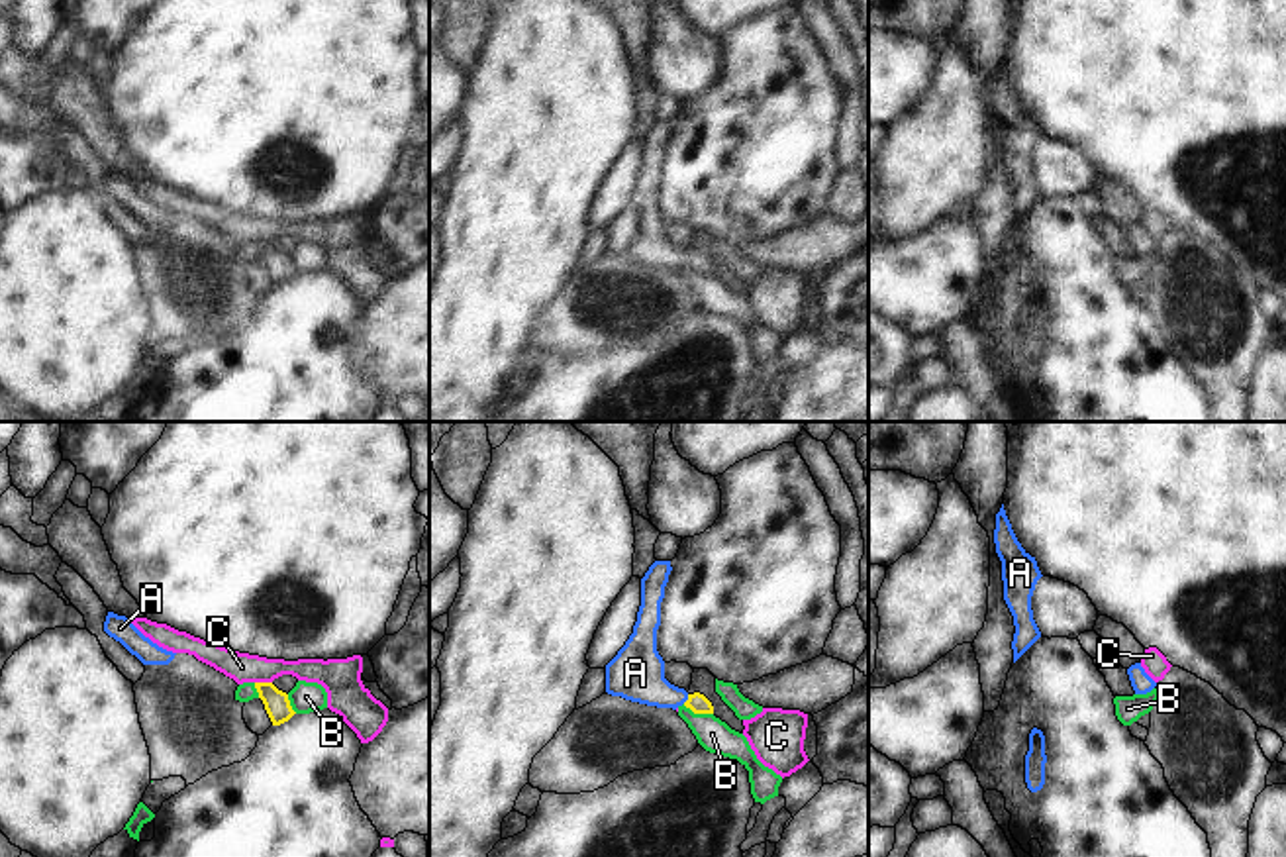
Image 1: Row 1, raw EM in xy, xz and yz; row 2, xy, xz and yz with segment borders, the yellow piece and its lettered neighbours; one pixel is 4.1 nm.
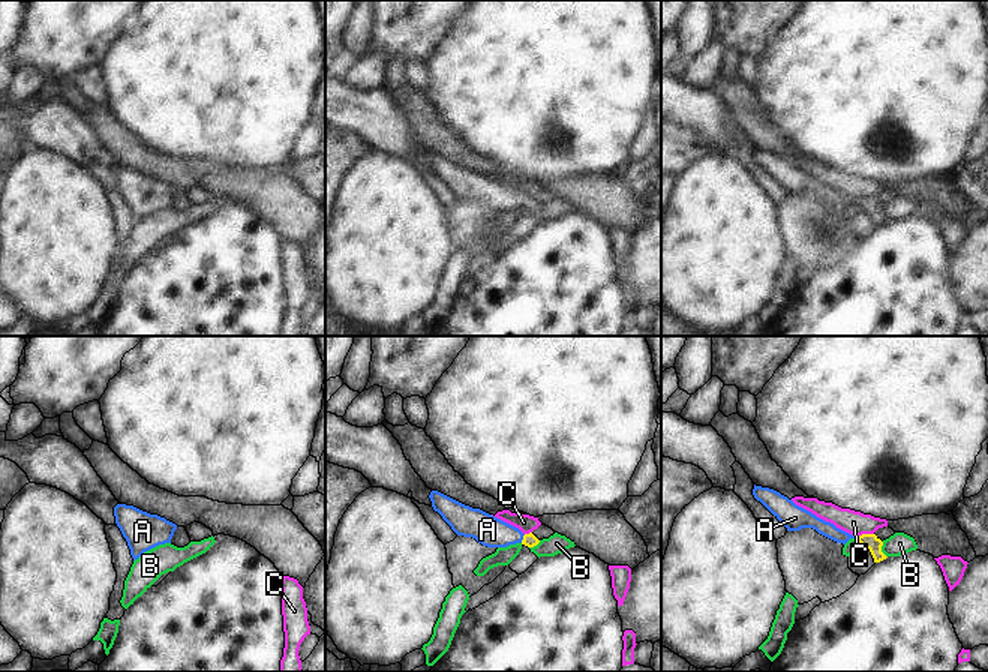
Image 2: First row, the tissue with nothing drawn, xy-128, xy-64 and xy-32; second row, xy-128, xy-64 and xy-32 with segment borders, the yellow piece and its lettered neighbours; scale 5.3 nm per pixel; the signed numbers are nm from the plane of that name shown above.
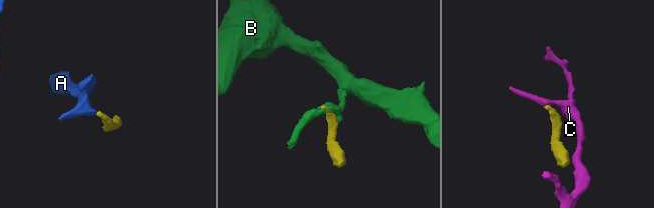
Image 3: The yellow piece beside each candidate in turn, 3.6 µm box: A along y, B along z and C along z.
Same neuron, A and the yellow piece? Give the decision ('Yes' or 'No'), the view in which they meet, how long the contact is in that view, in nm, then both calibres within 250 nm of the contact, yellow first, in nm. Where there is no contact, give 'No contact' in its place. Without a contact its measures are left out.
Yes. Touches yellow in xz. Shared border 50 nm. Thickness 80 nm (yellow) against 220 nm

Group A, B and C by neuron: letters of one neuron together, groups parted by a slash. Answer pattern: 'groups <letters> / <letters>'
groups A / B / C

